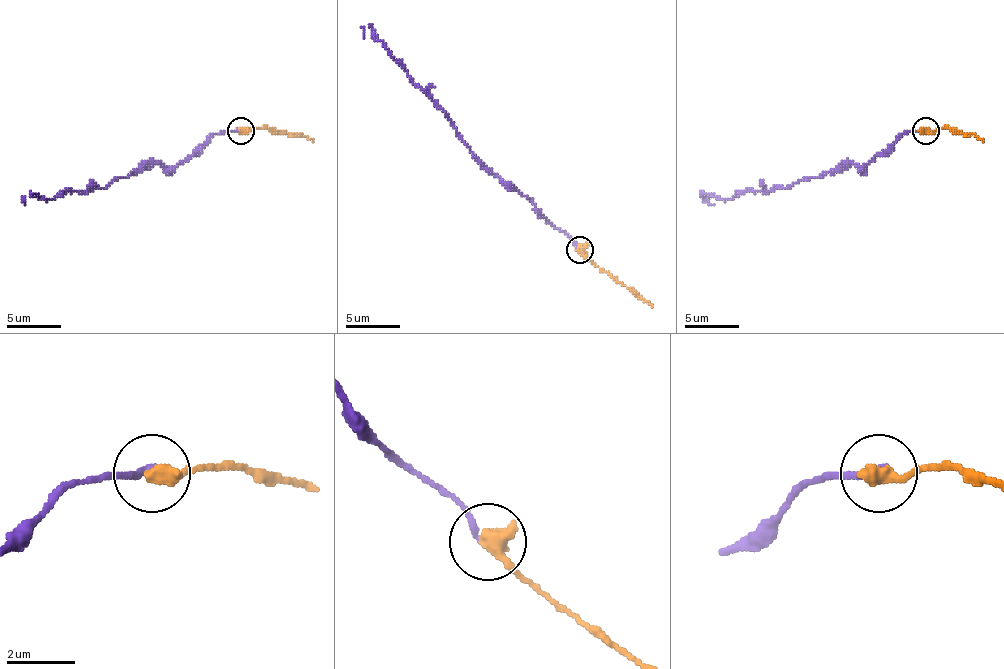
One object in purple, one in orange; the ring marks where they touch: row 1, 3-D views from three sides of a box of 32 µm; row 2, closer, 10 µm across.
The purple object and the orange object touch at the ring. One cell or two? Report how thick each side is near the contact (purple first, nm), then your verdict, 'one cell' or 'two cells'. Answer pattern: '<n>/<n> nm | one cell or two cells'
180/550 nm | one cell

